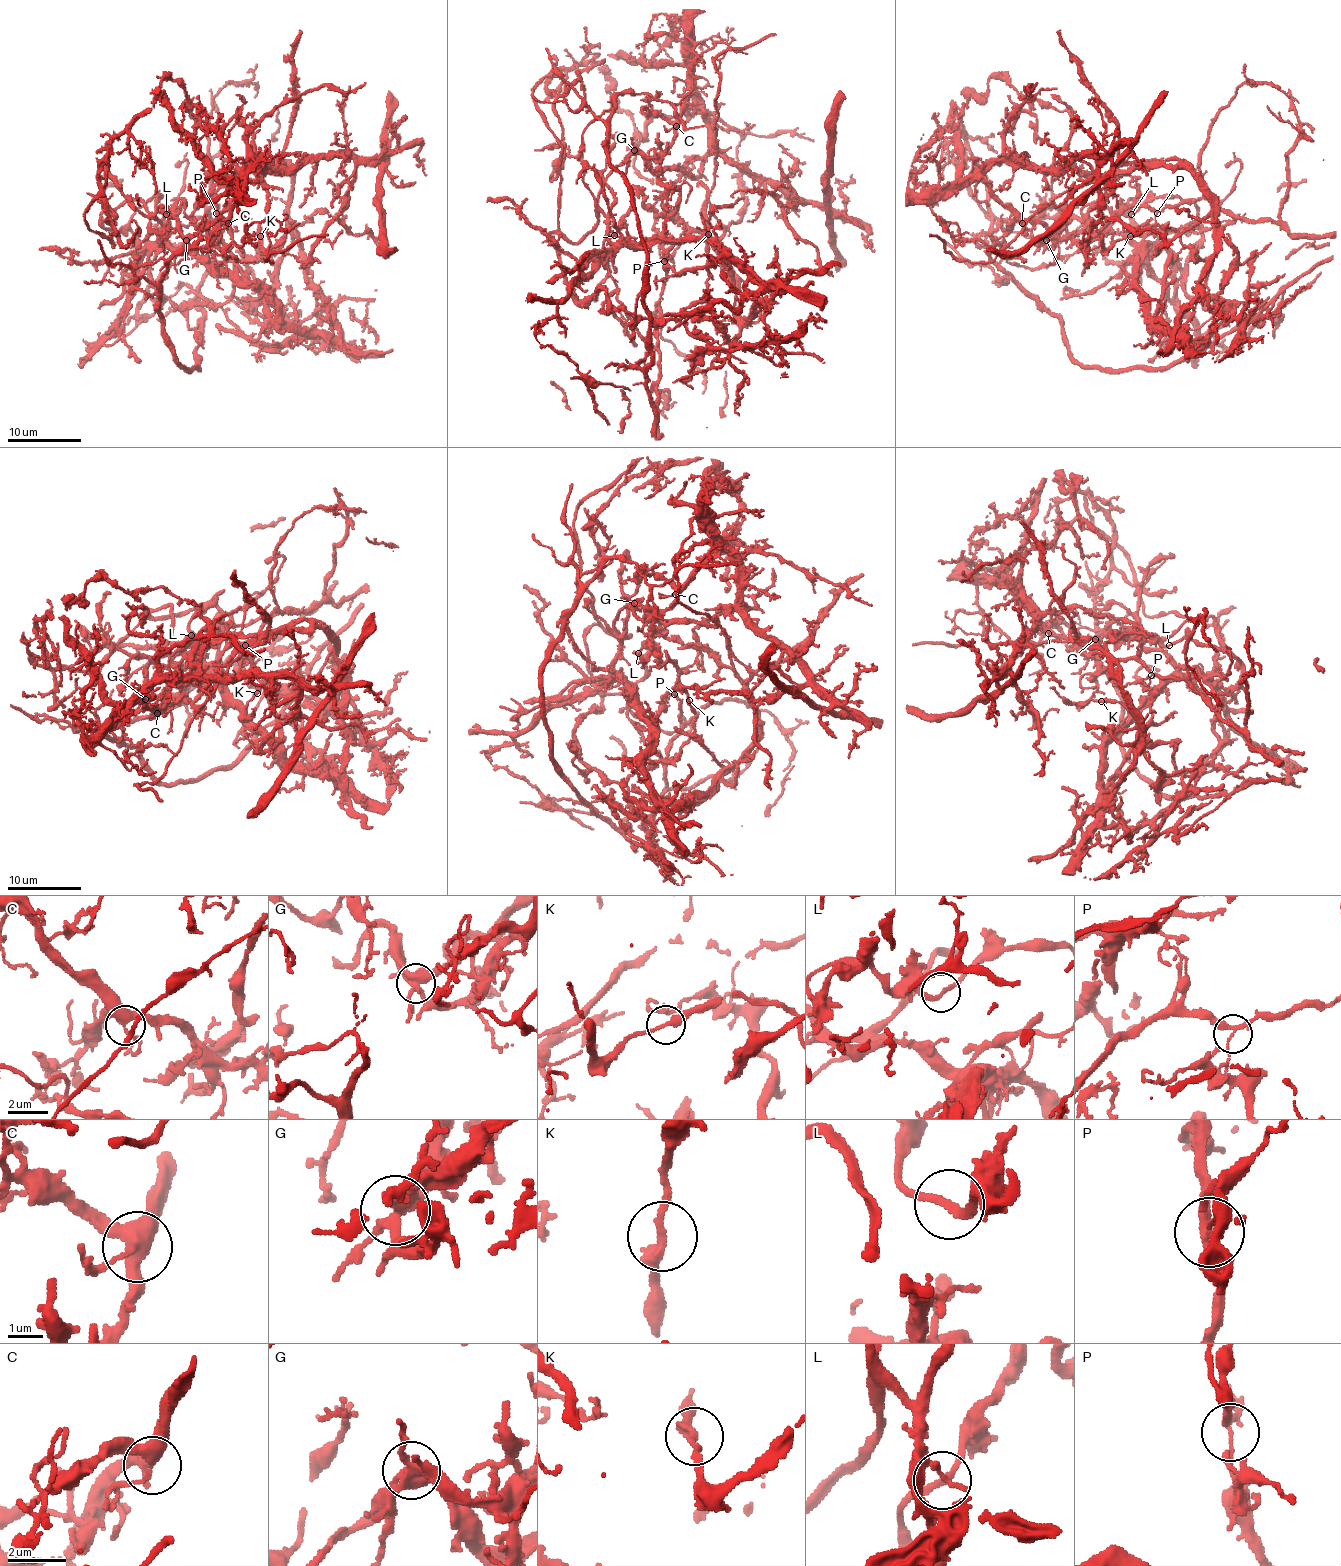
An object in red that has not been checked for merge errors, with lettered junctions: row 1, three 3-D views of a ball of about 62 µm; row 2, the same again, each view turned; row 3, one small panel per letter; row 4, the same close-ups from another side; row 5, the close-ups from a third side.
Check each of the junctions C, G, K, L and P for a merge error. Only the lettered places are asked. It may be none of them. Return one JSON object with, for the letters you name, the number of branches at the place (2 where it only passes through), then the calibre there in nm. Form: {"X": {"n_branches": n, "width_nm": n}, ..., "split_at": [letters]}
{"G": {"n_branches": 4, "width_nm": 400}, "P": {"n_branches": 3, "width_nm": 160}, "split_at": ["G", "P"]}

